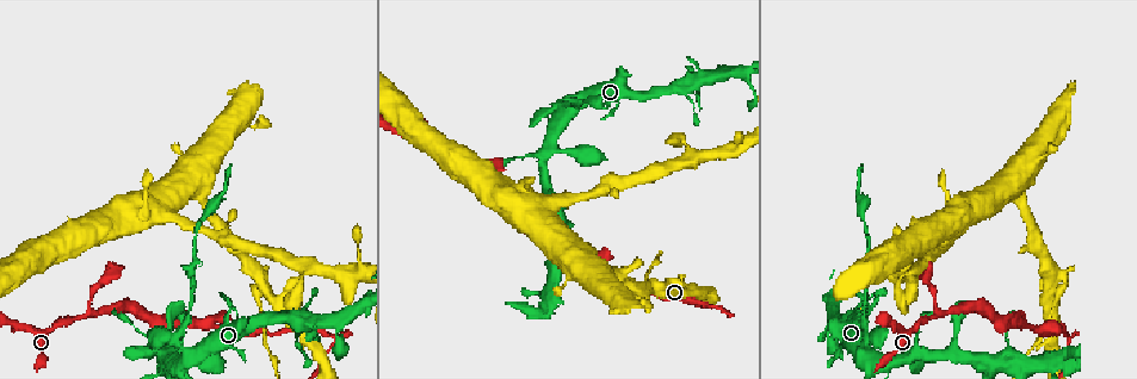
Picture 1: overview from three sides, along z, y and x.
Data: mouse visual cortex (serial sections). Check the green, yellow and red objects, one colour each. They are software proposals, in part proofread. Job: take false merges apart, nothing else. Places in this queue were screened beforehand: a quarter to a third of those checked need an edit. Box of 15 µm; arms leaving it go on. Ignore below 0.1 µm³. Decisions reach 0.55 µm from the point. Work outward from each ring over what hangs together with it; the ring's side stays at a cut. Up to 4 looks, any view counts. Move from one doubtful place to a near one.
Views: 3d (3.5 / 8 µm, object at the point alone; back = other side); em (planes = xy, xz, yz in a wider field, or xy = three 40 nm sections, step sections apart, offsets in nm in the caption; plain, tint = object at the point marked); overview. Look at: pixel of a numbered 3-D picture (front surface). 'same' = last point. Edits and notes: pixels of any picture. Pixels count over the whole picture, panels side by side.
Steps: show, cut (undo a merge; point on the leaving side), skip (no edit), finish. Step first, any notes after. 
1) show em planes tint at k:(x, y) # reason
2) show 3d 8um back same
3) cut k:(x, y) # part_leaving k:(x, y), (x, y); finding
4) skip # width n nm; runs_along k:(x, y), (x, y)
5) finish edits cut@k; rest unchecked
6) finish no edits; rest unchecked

show 3d 3.5um at 1:(1064, 283) # sharp bend

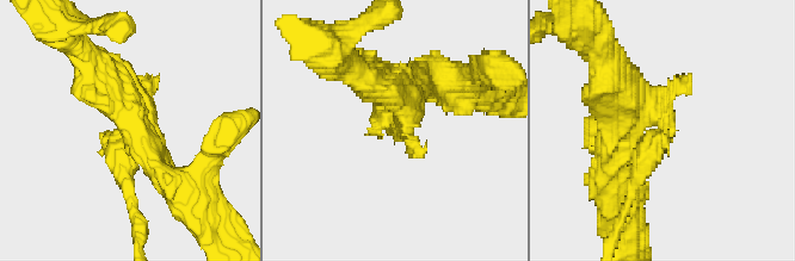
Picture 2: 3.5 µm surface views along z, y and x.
show em planes tint at 2:(401, 133) # need the tissue

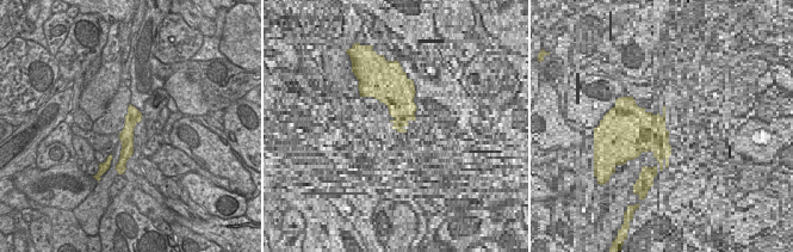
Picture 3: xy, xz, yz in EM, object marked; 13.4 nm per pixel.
cut 2:(125, 166) # part_leaving 2:(122, 142), (122, 178), (140, 236); two cells meet here

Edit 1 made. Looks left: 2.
show 3d 3.5um at 1:(89, 316) # thin neck

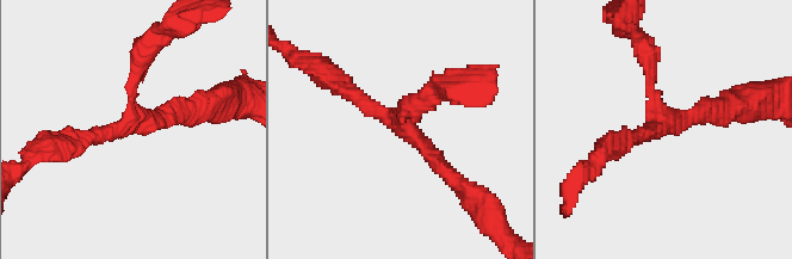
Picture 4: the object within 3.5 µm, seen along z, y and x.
show em xy step 1 tint at 4:(661, 125)

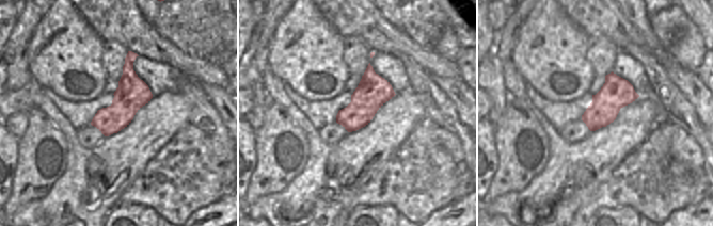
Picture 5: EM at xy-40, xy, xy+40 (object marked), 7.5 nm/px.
skip # width 240 nm; runs_along 4:(330, 79), (426, 146), (447, 173); continuous, no second cell

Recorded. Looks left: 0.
finish edits cut@2; rest unchecked

